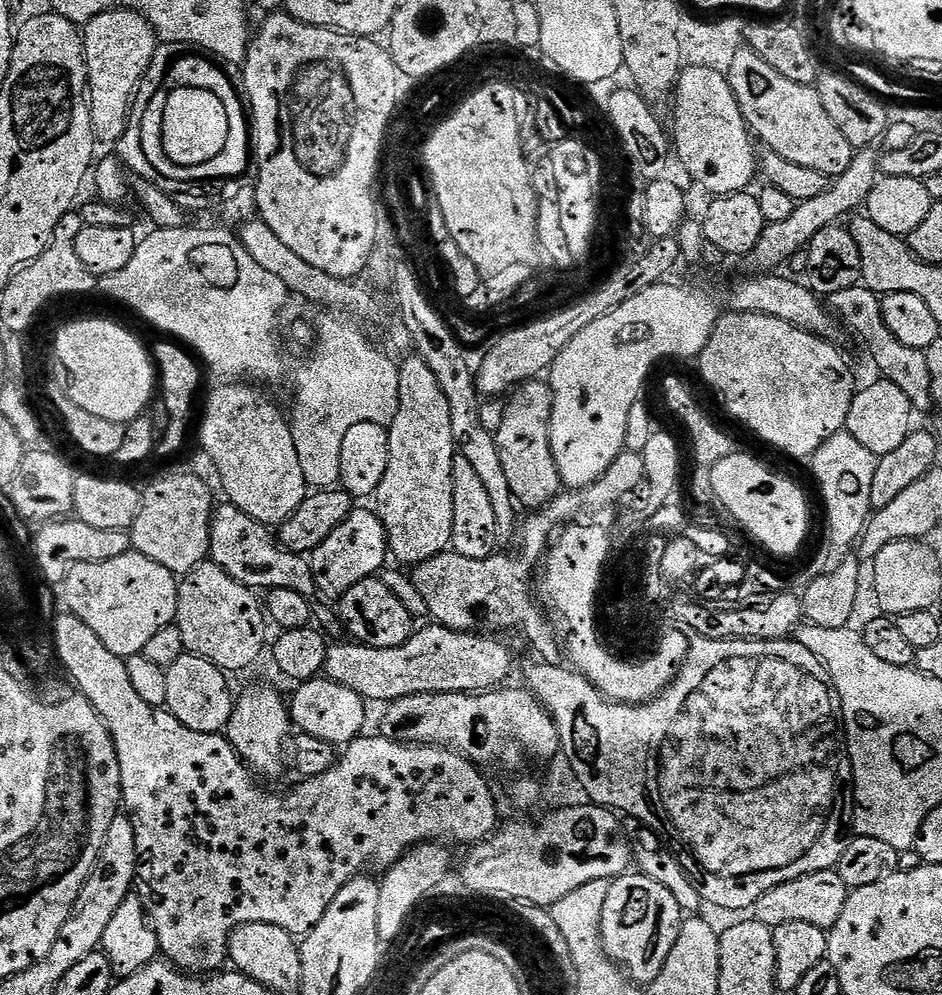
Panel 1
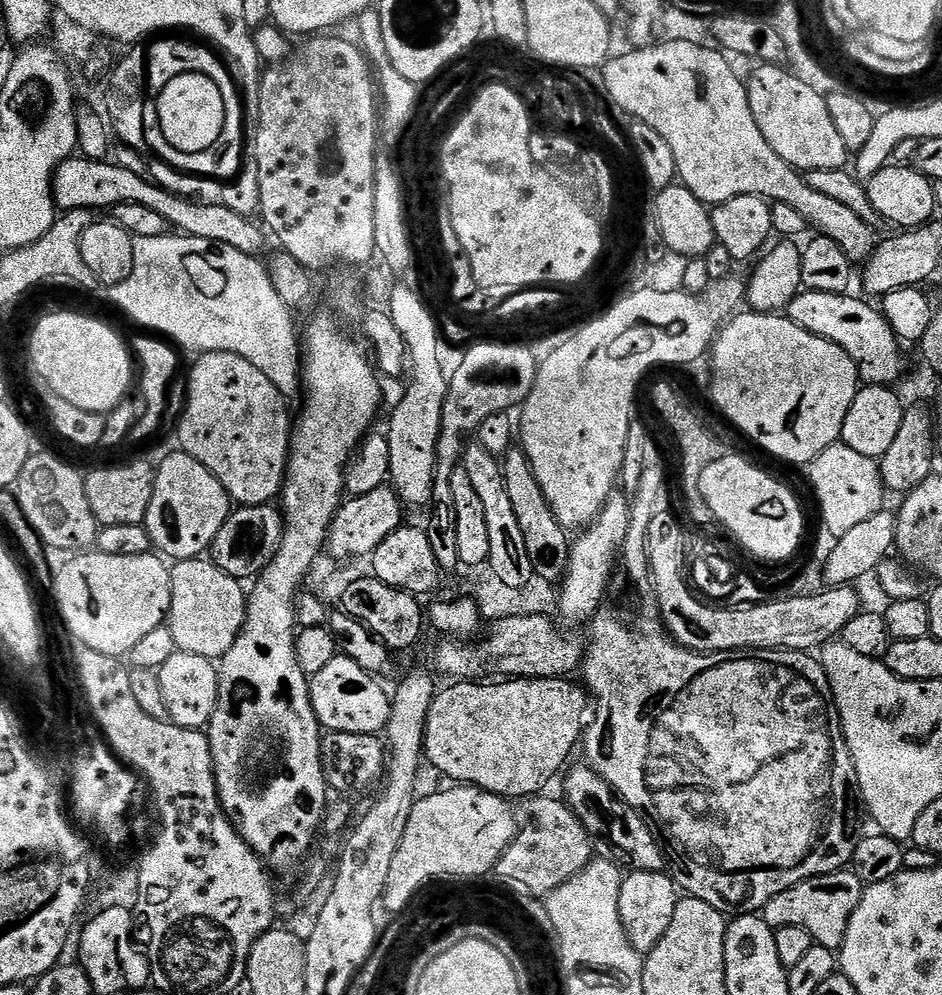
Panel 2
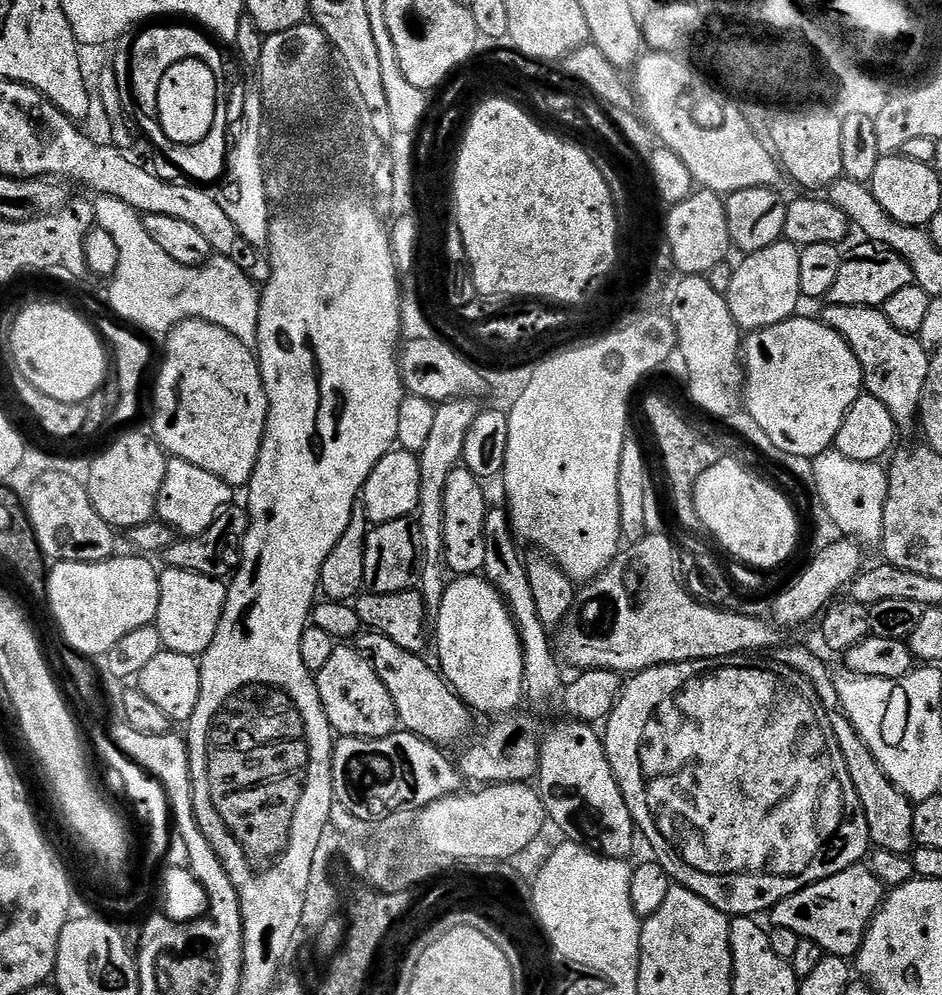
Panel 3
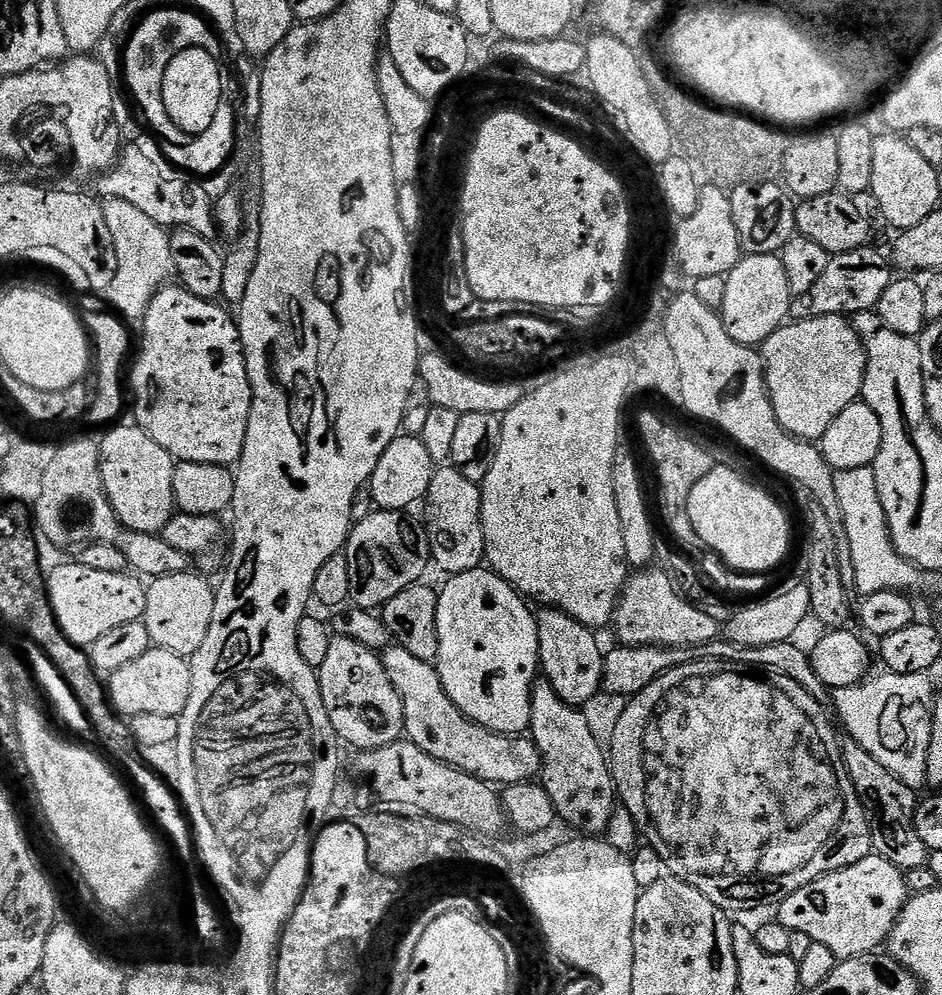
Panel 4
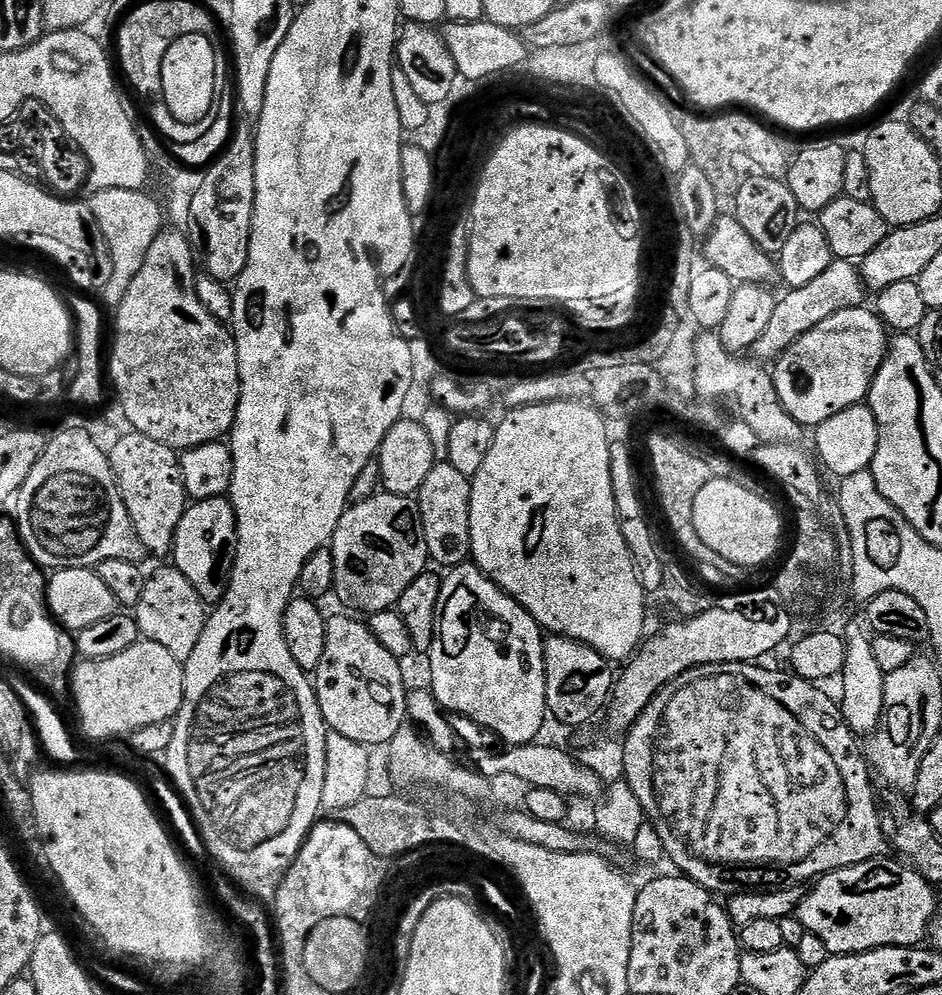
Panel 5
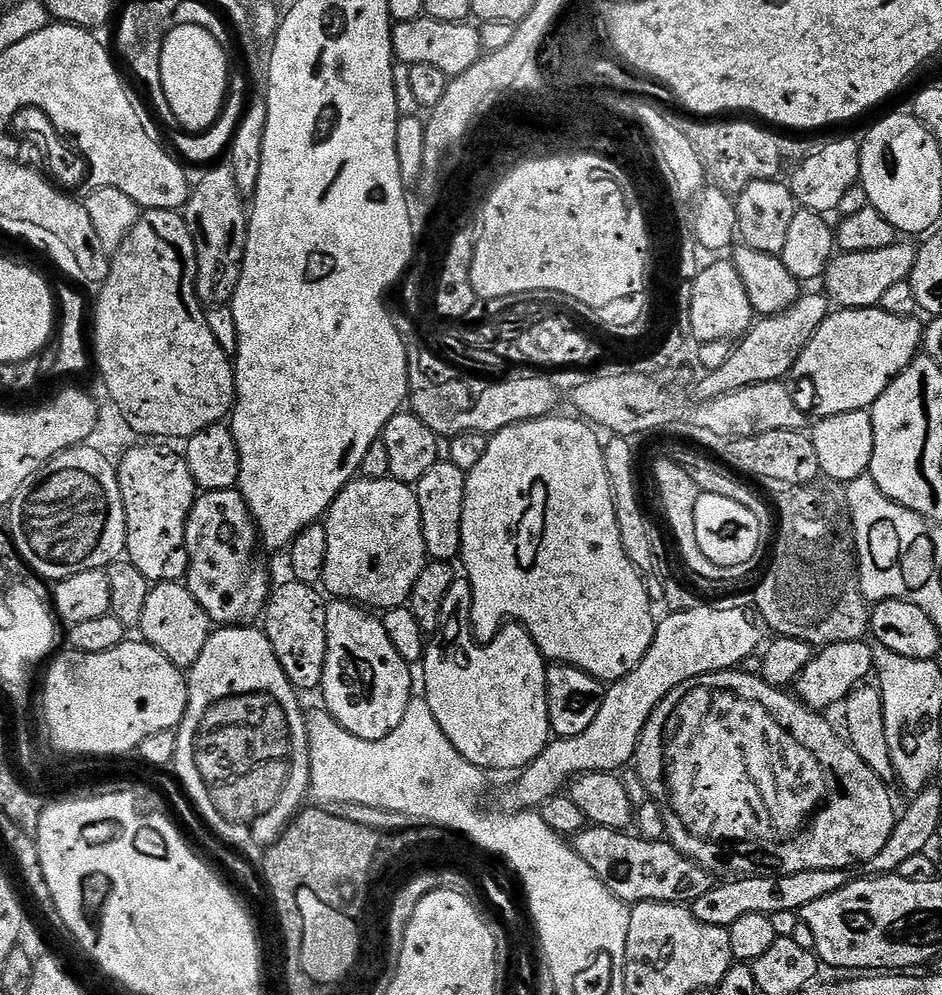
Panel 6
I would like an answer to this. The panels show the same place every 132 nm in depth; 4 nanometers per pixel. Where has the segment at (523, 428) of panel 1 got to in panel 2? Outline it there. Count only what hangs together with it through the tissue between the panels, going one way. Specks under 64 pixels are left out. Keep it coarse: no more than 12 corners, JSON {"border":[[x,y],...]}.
{"border":[[522,450],[503,457],[506,490],[533,569],[560,582],[570,537]]}

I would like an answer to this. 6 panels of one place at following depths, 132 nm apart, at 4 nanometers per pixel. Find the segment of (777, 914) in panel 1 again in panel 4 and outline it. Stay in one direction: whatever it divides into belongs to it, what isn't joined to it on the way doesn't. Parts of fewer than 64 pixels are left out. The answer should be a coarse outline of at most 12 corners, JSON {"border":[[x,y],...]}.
{"border":[[869,854],[778,905],[837,961],[887,945],[905,873]]}

